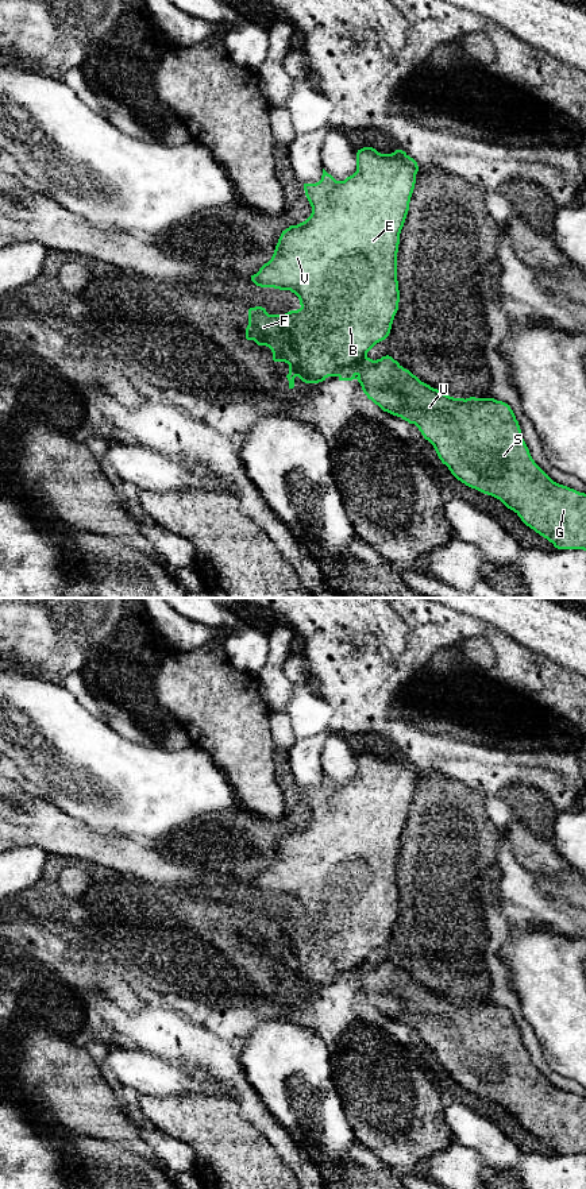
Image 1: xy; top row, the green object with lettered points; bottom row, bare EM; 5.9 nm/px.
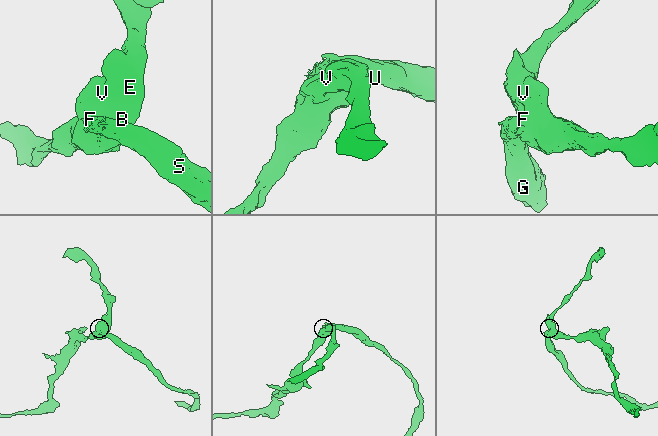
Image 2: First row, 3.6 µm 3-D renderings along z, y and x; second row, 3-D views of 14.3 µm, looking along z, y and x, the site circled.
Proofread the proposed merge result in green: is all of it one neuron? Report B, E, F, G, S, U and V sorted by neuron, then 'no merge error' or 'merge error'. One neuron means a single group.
groups B E F V / G S U; merge error

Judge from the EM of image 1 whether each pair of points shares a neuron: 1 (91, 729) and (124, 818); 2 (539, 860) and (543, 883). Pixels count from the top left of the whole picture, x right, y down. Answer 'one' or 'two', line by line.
1: one
2: two

